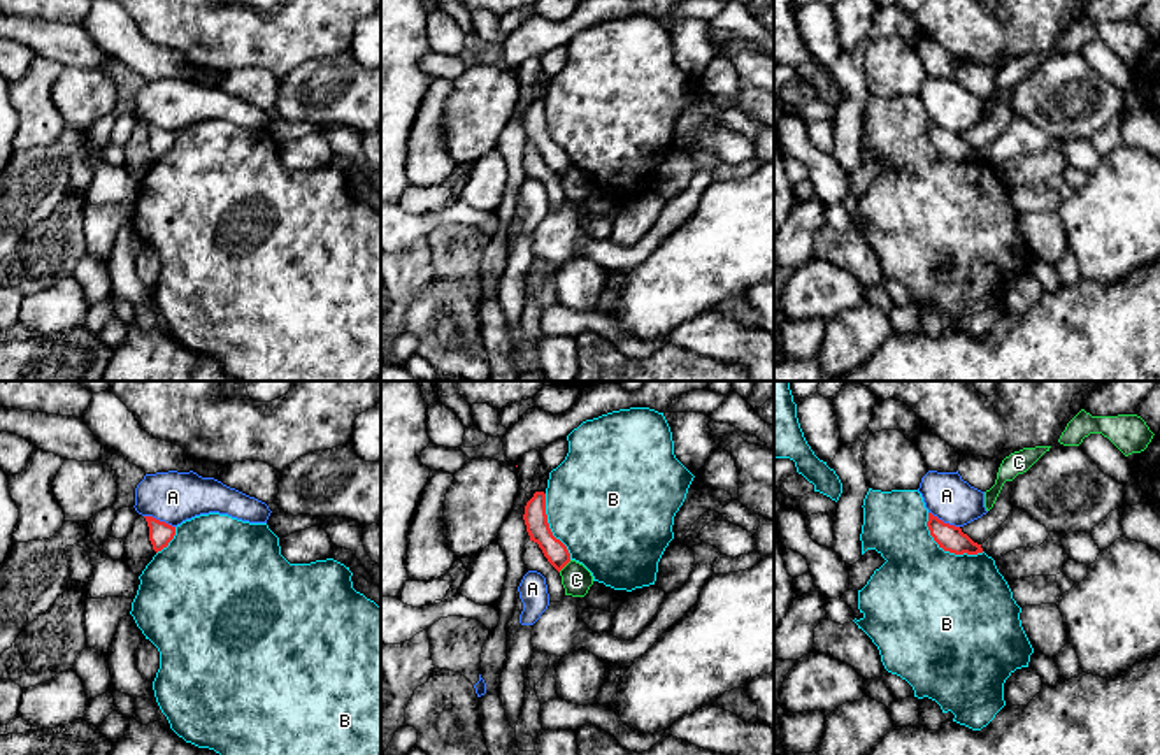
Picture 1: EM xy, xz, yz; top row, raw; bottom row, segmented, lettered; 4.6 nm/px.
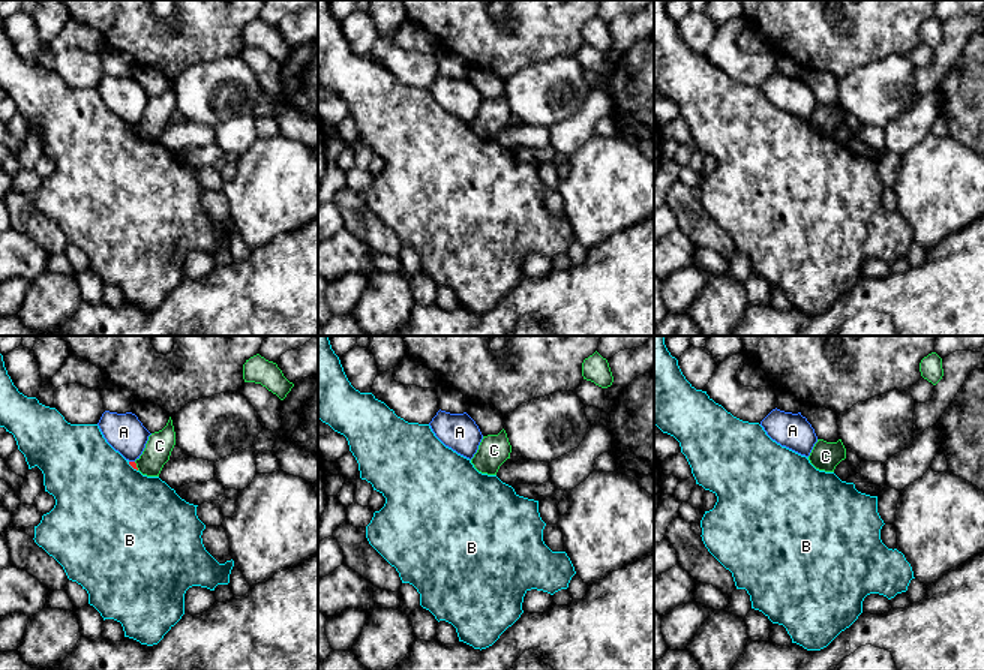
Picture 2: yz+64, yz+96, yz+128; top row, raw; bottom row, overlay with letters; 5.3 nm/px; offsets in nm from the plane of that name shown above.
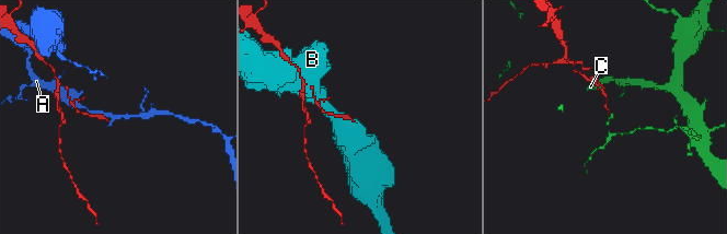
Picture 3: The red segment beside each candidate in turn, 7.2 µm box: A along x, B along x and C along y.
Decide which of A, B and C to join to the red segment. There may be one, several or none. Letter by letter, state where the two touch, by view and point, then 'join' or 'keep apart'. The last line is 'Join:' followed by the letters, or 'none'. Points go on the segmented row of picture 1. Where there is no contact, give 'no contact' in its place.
A: xy (158, 520) | keep apart
B: yz (946, 550) | keep apart
C: xz (564, 566) | keep apart
Join: none

